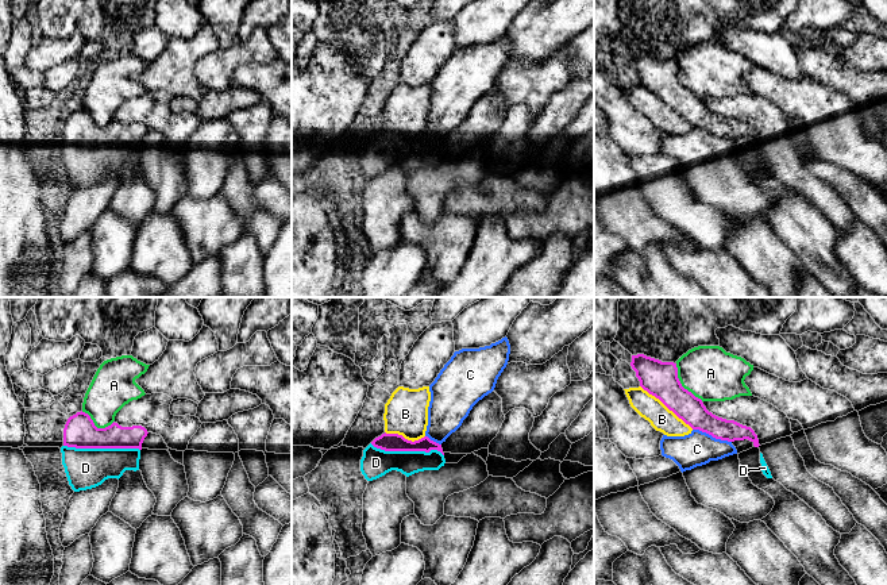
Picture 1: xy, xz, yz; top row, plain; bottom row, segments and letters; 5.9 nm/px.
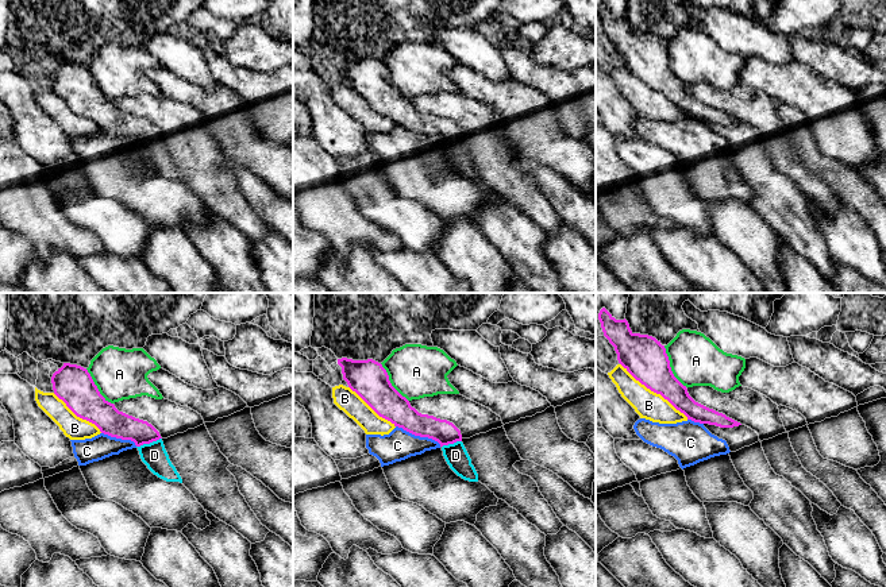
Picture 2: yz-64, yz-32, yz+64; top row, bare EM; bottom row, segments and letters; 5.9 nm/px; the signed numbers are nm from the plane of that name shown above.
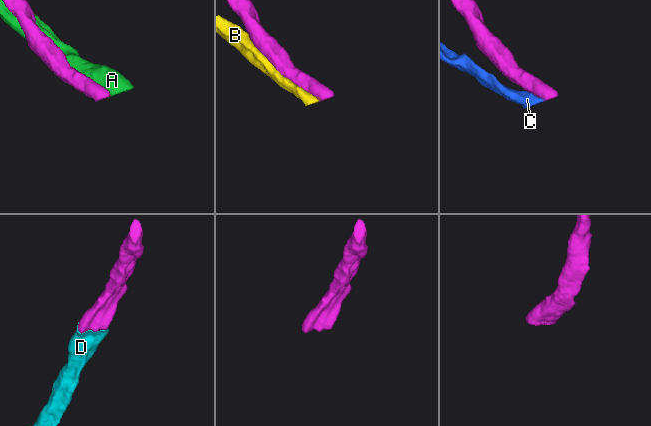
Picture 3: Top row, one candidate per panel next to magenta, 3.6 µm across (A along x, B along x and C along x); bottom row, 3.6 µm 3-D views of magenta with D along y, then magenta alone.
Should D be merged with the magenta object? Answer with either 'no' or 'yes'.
yes

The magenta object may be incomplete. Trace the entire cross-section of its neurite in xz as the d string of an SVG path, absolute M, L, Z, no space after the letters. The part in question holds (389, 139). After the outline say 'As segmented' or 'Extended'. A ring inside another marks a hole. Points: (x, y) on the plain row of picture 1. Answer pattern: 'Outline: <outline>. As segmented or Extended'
Outline: M385 130L363 147L360 169L367 178L373 178L392 168L409 174L424 168L439 168L444 161L441 142L428 134L412 139Z. Extended

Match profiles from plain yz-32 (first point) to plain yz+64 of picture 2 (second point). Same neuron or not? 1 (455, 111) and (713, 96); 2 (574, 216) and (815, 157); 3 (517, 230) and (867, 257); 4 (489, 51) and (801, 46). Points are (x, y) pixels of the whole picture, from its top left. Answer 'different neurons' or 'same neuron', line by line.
1: same neuron
2: same neuron
3: different neurons
4: different neurons

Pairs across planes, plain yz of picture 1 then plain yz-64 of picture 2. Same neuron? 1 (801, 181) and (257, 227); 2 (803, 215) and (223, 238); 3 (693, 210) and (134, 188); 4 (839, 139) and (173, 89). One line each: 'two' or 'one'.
1: one
2: one
3: two
4: one

